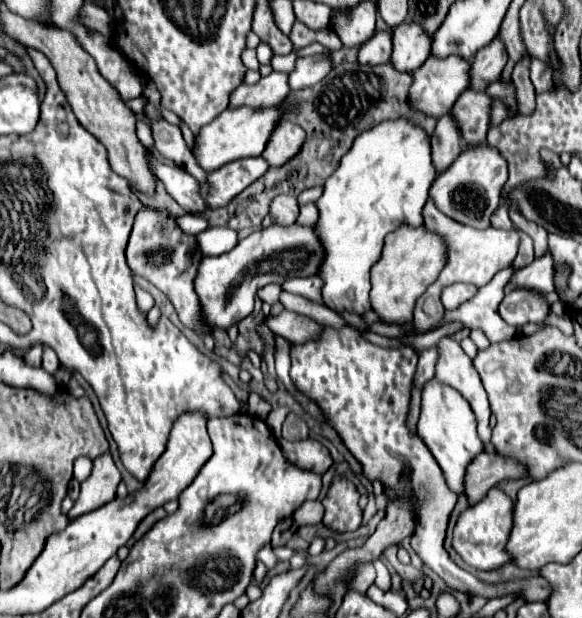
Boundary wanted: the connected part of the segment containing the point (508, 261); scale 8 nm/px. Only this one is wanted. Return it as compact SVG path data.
M430 200L424 208L424 226L442 234L446 244L448 244L448 262L444 266L444 270L438 274L436 282L432 284L432 298L436 294L442 292L444 286L450 286L454 282L468 282L474 286L486 286L492 276L504 268L510 268L516 254L518 254L518 246L520 246L520 234L516 230L498 230L498 228L484 228L484 230L476 230L472 226L460 224L452 218L448 218L446 214L442 214L434 202Z

